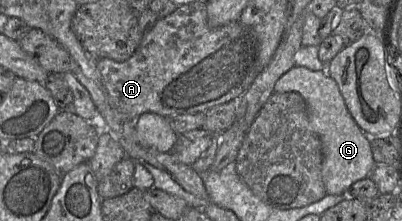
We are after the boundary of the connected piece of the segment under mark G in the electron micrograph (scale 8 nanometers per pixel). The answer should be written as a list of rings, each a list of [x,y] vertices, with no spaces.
[[[294,66],[274,86],[274,93],[286,92],[296,92],[306,102],[310,125],[322,144],[322,179],[326,193],[348,195],[351,185],[369,177],[376,163],[370,140],[351,116],[337,83],[326,71],[312,71],[307,67]]]

